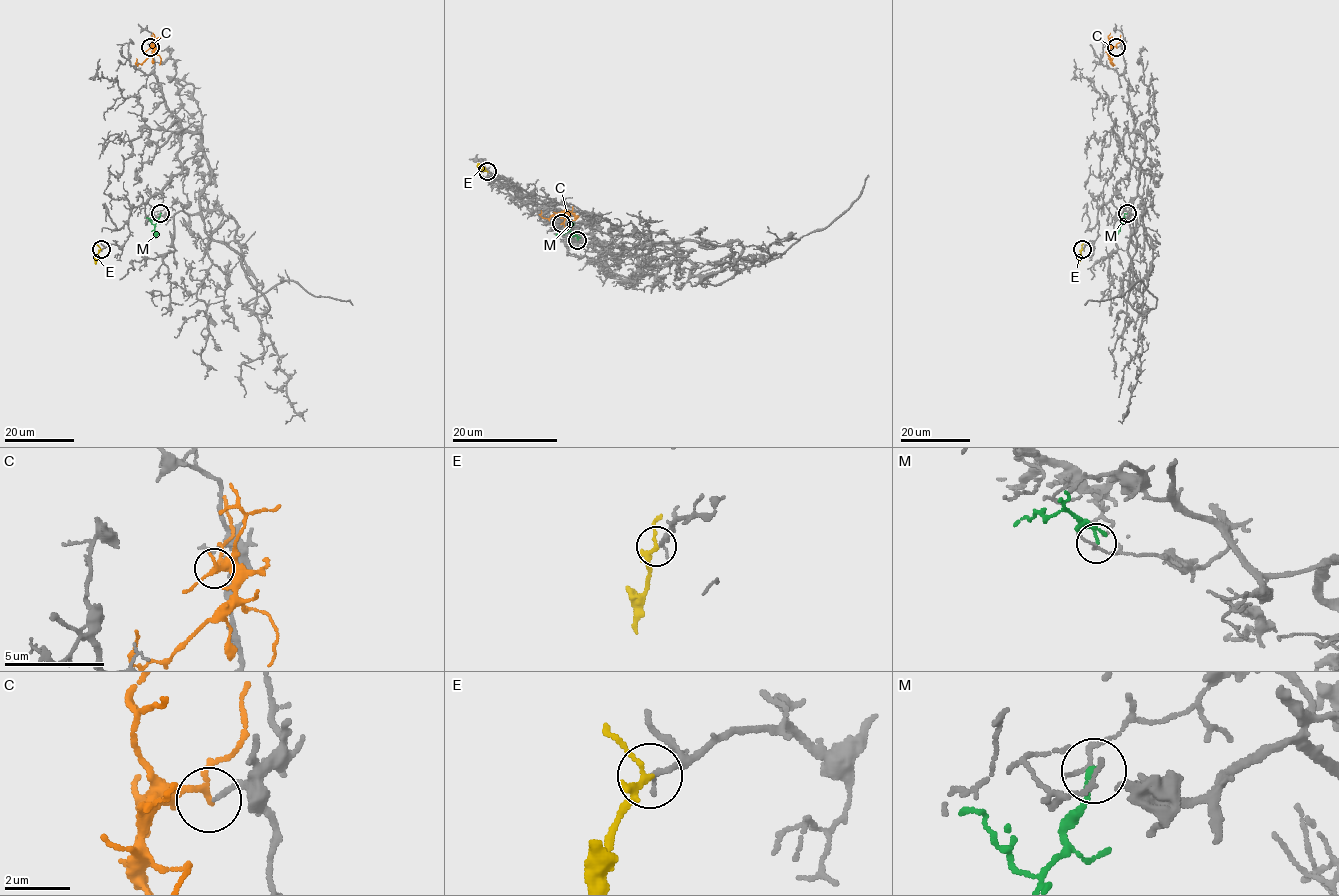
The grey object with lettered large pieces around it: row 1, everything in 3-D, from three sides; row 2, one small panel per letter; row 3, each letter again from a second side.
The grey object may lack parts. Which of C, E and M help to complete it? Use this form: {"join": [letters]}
{"join": ["E"]}

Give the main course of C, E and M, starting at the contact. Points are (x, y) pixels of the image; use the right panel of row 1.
C: (1116, 48), (1110, 49), (1112, 64), (1107, 58)
E: (1082, 249), (1078, 264)
M: (1127, 214), (1124, 214), (1116, 238)

